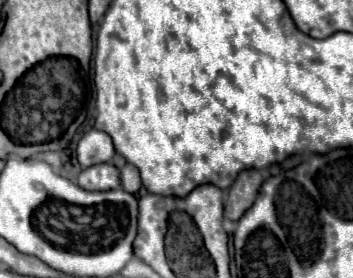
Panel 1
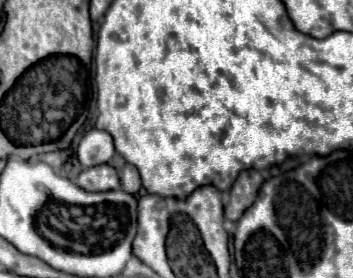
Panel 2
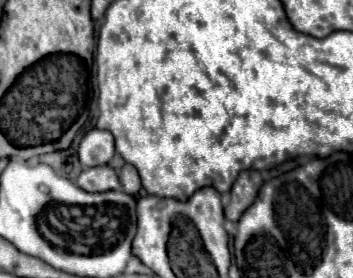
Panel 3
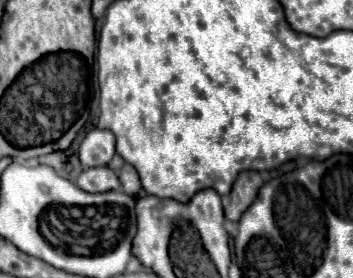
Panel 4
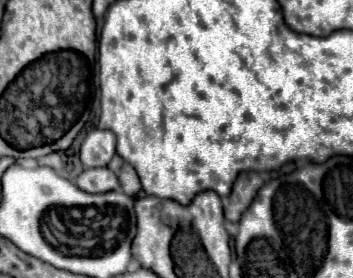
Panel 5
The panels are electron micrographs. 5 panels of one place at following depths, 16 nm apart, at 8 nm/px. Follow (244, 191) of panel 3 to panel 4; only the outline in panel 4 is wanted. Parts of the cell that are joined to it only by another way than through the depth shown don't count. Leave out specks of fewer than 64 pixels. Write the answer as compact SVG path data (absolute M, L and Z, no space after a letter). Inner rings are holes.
M240 172L240 176L236 178L236 182L232 186L232 192L228 196L226 208L224 208L226 220L238 222L240 216L242 216L242 212L256 198L256 194L258 194L258 190L260 190L262 184L264 184L264 180L262 180L262 176L258 172Z

